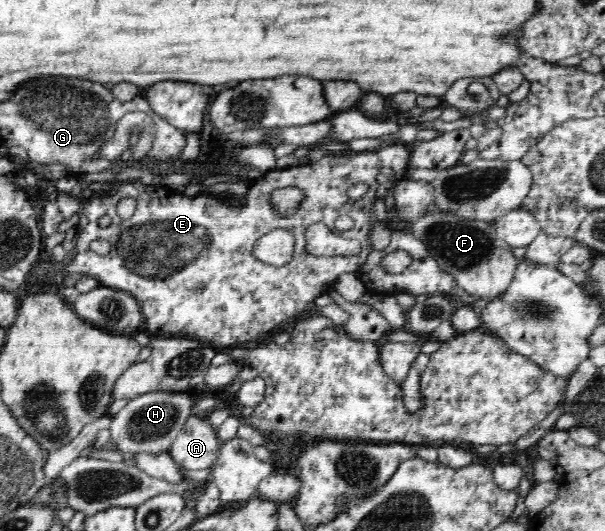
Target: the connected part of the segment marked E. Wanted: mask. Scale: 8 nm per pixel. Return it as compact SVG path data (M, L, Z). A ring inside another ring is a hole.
M373 151L346 153L335 155L327 153L317 162L309 165L301 163L288 169L273 169L250 182L246 198L247 202L240 208L229 206L226 201L213 200L207 194L196 194L194 197L171 192L171 190L156 185L143 185L141 182L124 182L115 188L112 195L97 197L87 194L83 201L81 213L87 217L87 225L77 228L77 242L71 254L67 254L60 264L47 253L45 258L34 264L28 274L29 284L41 284L49 280L49 274L58 272L63 278L71 278L75 274L83 274L97 279L101 286L119 290L130 294L141 307L144 316L143 329L153 339L156 338L186 338L196 339L218 349L239 342L249 342L259 338L261 334L277 328L281 322L293 318L298 312L303 312L310 302L318 296L329 294L335 288L338 278L345 273L360 273L361 266L370 256L372 243L370 233L374 221L373 204L377 196L379 181L377 176L381 172L382 162ZM357 182L369 184L368 191L359 199L353 200L347 195L347 189ZM296 186L306 191L306 195L299 203L299 208L293 216L284 218L278 216L271 205L271 190ZM131 196L135 198L137 210L131 218L123 219L117 214L120 200ZM345 215L353 219L354 226L341 232L343 238L358 240L360 251L349 257L335 255L332 257L316 257L305 249L305 230L310 223L326 223L332 225L339 216ZM109 216L111 224L101 227L97 219ZM273 228L287 228L294 234L295 244L293 258L282 267L276 267L261 262L252 253L252 246L258 238L265 236ZM93 240L108 240L112 246L111 252L105 255L95 253L89 247Z

